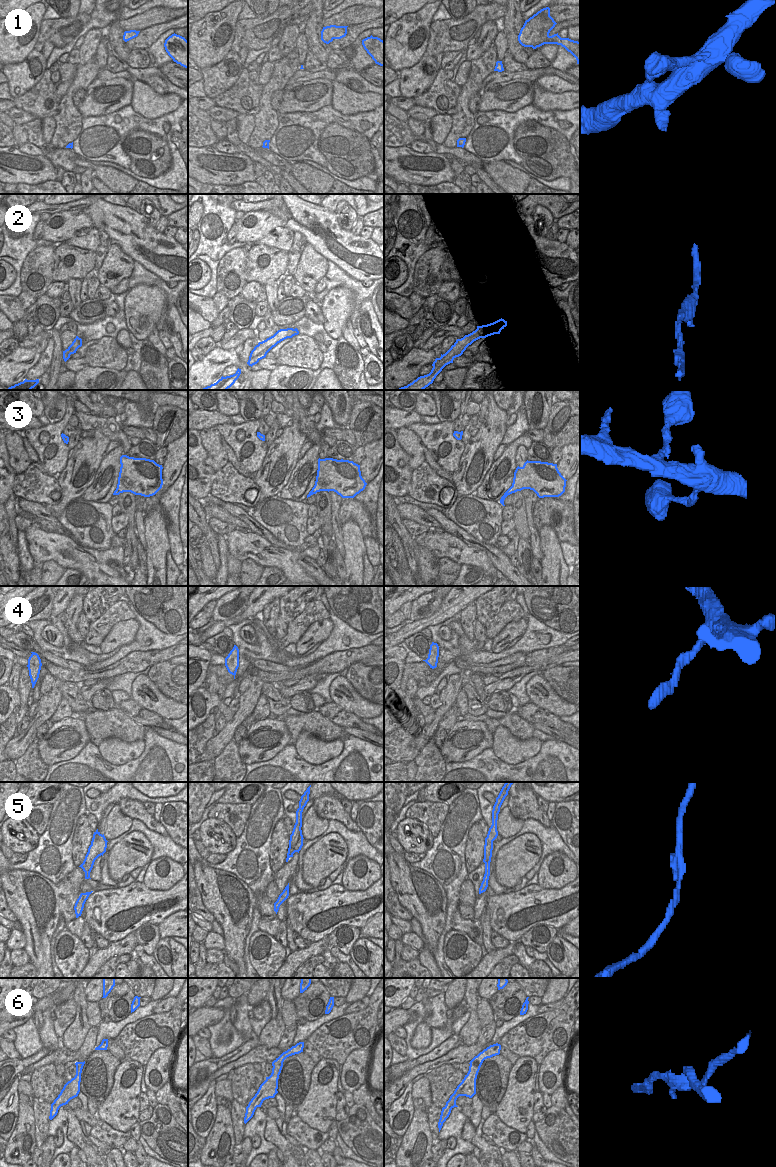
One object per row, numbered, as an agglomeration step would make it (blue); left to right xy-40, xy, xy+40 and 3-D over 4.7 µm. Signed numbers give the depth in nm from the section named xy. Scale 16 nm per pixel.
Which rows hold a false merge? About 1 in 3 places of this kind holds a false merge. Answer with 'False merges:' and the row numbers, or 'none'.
False merges: 4.

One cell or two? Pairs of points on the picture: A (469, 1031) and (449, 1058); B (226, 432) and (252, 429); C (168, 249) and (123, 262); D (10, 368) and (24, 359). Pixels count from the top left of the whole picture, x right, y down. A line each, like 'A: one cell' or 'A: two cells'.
A: two cells
B: one cell
C: two cells
D: one cell

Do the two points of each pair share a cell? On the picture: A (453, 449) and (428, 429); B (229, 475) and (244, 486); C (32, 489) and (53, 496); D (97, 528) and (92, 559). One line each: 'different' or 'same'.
A: same
B: same
C: same
D: different

